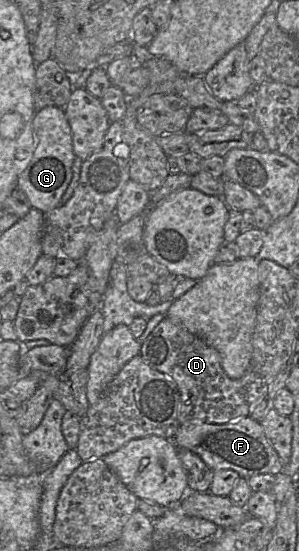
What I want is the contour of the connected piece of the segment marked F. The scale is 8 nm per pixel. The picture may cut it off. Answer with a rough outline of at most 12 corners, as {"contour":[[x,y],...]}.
{"contour":[[185,422],[172,440],[213,471],[282,471],[261,424]]}

